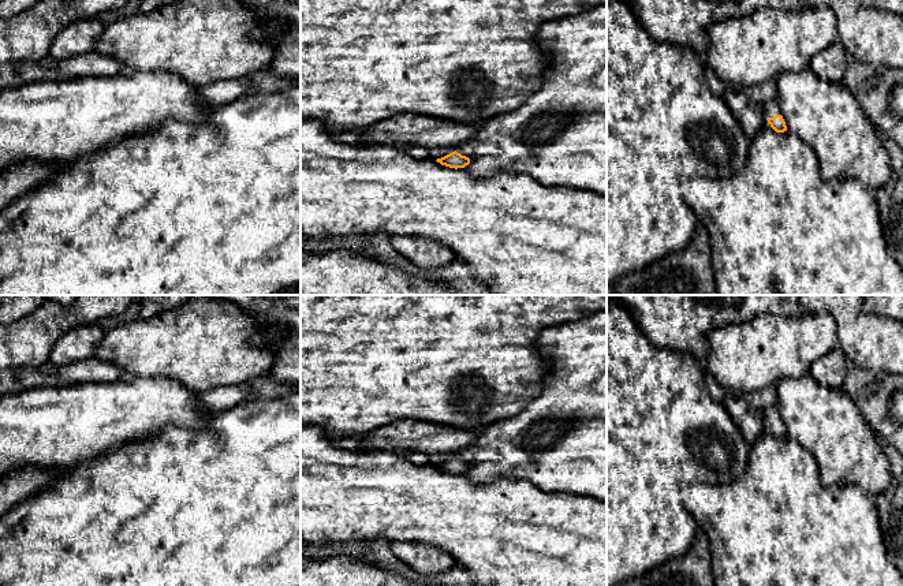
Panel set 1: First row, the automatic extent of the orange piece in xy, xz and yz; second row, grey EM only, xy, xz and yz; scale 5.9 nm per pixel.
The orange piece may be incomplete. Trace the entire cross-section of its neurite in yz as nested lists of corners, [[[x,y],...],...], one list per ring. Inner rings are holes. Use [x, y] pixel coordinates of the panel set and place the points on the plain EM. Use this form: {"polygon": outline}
{"polygon": [[[769,406],[766,408],[762,408],[761,413],[764,415],[764,421],[768,429],[776,438],[787,437],[787,432],[781,422],[781,417],[780,417],[777,406]]]}

